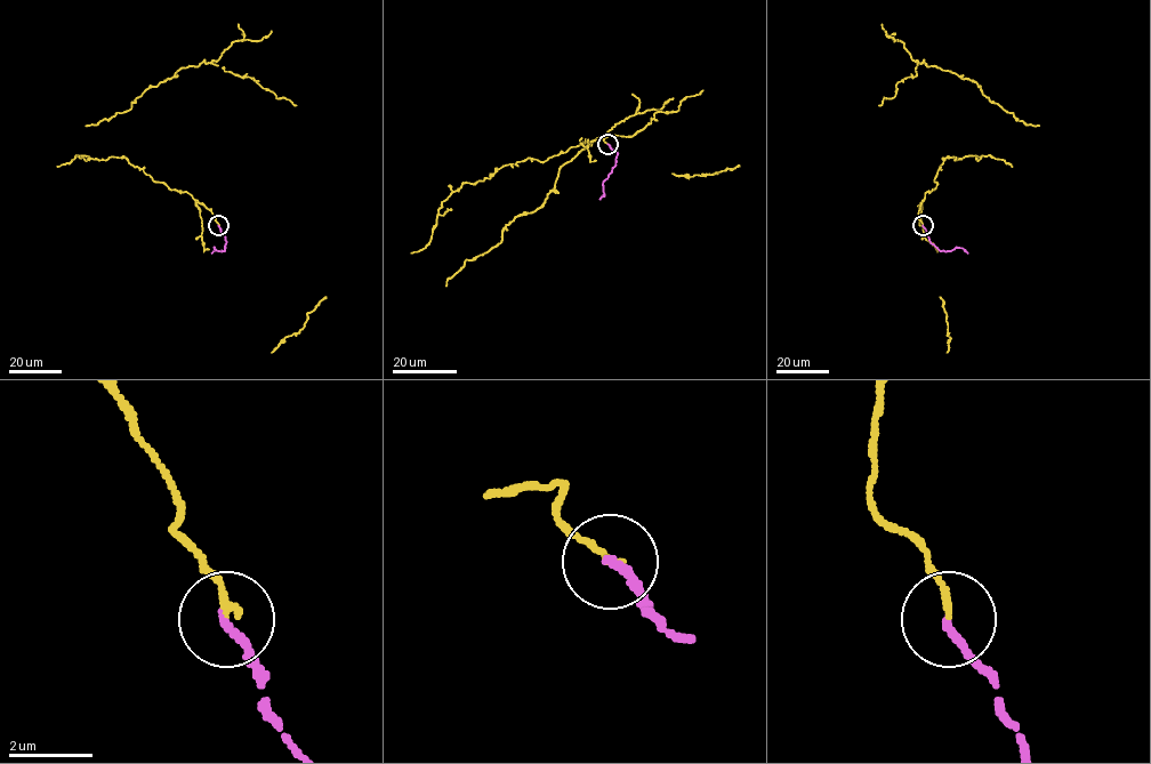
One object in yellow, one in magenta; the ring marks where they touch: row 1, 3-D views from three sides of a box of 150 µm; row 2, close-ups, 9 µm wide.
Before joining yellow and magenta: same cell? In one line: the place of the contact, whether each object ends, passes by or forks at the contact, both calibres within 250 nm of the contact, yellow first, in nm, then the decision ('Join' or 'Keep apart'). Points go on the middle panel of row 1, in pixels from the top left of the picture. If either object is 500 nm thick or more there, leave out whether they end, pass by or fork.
Place: (608, 144). At the ring yellow ends. At the ring magenta ends. Thickness 160 nm (yellow) against 200 nm. Join

